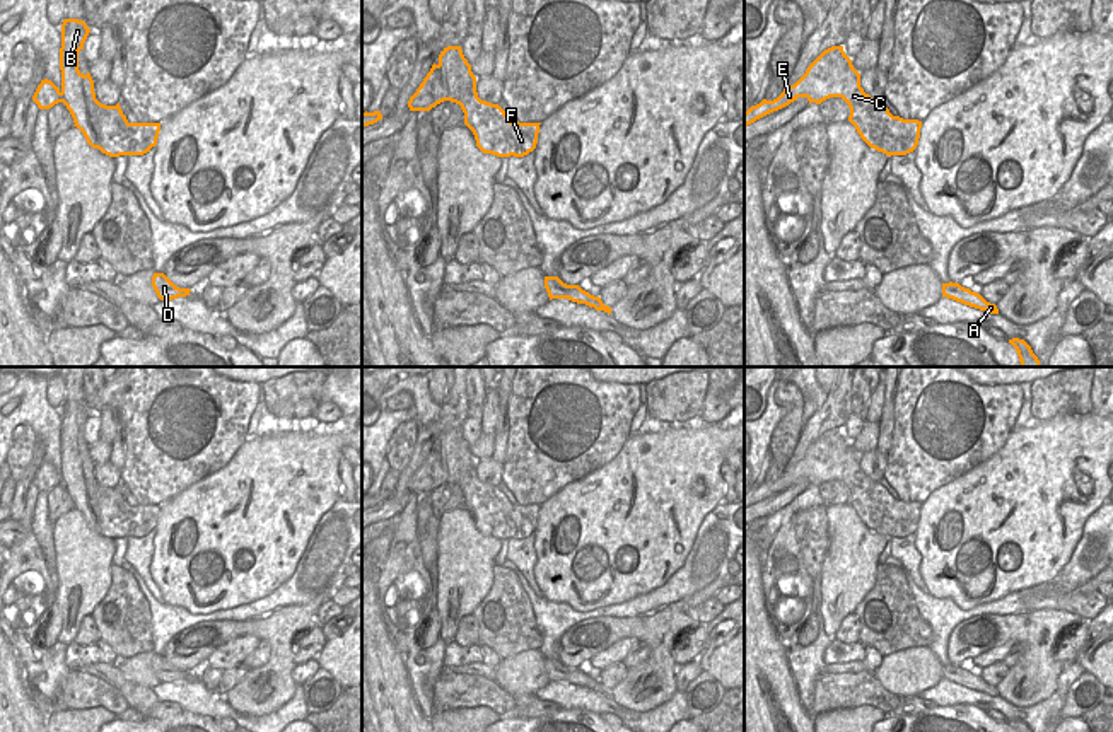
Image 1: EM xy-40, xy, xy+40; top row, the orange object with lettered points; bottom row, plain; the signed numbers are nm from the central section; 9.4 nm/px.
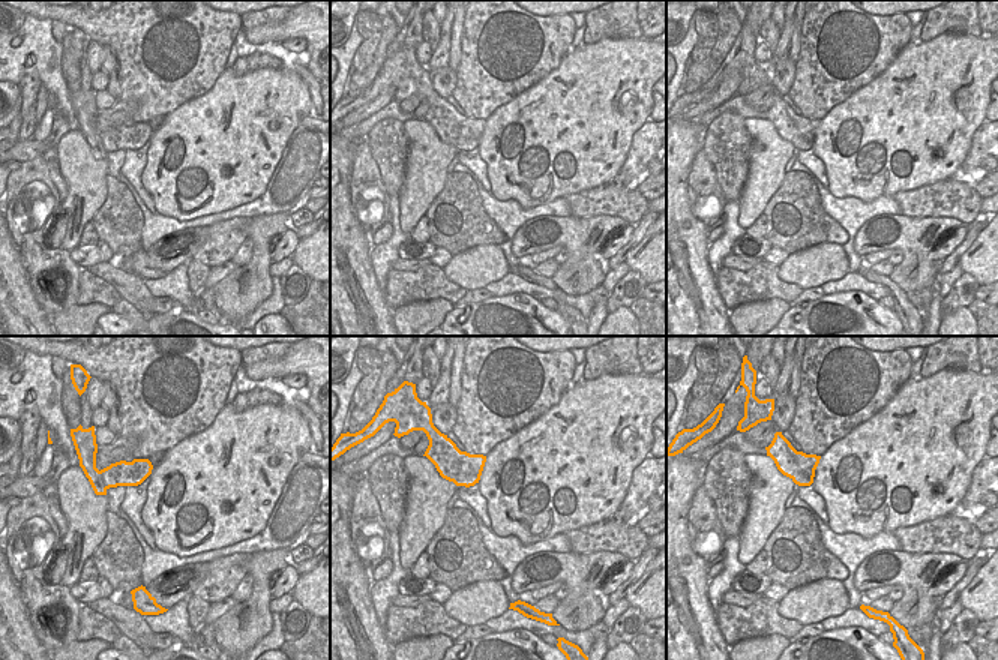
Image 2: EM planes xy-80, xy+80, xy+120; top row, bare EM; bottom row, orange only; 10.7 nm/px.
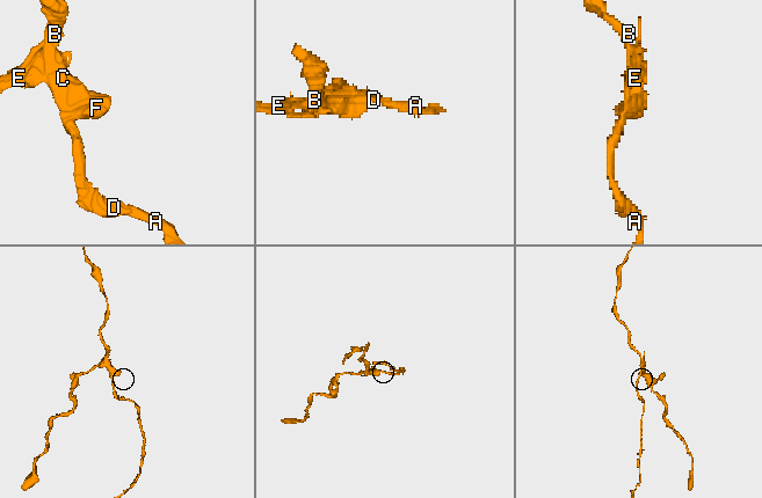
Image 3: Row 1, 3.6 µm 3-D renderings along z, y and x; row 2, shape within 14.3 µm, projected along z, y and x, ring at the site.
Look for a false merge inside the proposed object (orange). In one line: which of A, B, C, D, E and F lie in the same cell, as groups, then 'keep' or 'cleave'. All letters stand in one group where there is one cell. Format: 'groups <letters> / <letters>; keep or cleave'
groups A B D / C E F; cleave

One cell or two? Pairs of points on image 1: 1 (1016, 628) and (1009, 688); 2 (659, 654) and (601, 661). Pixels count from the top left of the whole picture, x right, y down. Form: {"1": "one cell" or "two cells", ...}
{"1": "one cell", "2": "two cells"}

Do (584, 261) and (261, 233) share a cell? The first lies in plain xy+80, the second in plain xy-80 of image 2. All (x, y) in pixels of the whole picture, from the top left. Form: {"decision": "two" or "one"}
{"decision": "one"}

